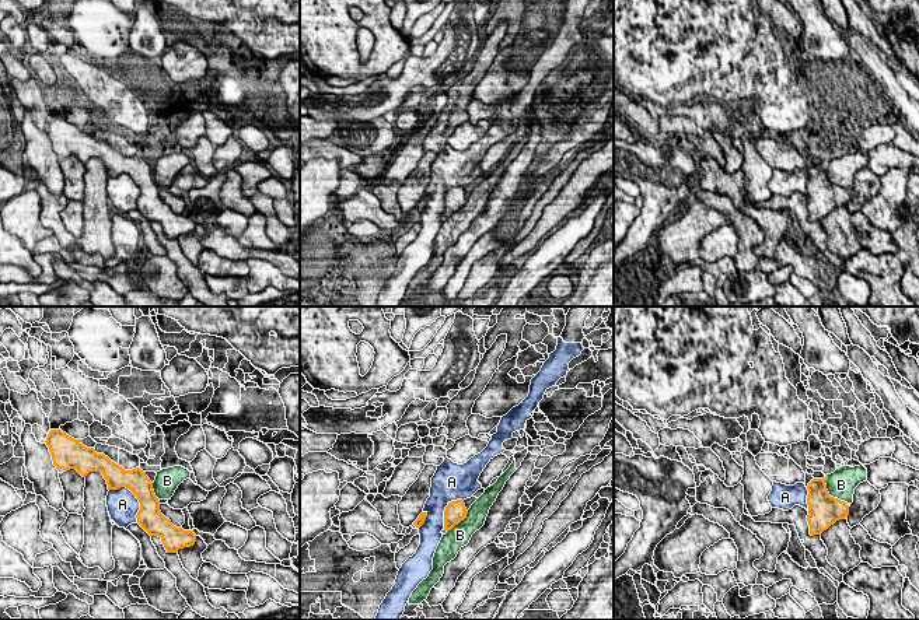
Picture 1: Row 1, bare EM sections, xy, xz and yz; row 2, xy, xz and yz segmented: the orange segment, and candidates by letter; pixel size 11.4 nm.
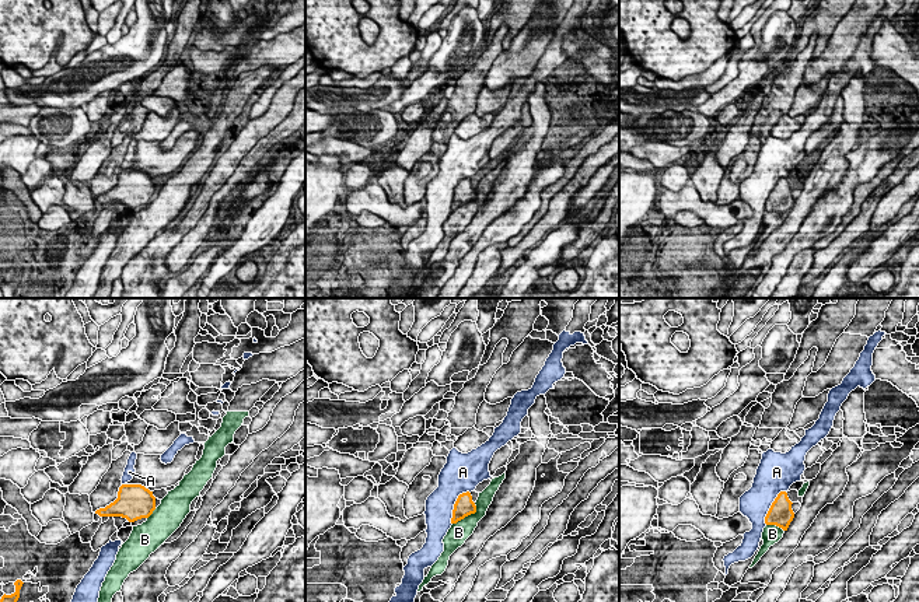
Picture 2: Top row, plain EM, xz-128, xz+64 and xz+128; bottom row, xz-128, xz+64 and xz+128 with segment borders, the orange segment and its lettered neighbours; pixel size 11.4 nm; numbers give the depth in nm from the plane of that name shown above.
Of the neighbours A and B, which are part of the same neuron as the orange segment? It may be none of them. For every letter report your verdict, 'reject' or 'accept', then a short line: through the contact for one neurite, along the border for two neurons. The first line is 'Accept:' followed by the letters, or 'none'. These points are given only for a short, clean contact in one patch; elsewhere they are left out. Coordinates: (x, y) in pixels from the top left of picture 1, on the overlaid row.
Accept: none
A: reject
B: reject

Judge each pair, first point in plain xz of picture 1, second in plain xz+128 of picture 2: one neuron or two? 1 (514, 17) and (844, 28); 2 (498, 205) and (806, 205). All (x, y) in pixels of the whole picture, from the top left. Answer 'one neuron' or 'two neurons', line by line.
1: two neurons
2: one neuron

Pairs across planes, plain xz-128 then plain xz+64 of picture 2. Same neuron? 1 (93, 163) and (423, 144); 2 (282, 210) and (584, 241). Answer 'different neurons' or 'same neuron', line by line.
1: same neuron
2: different neurons

